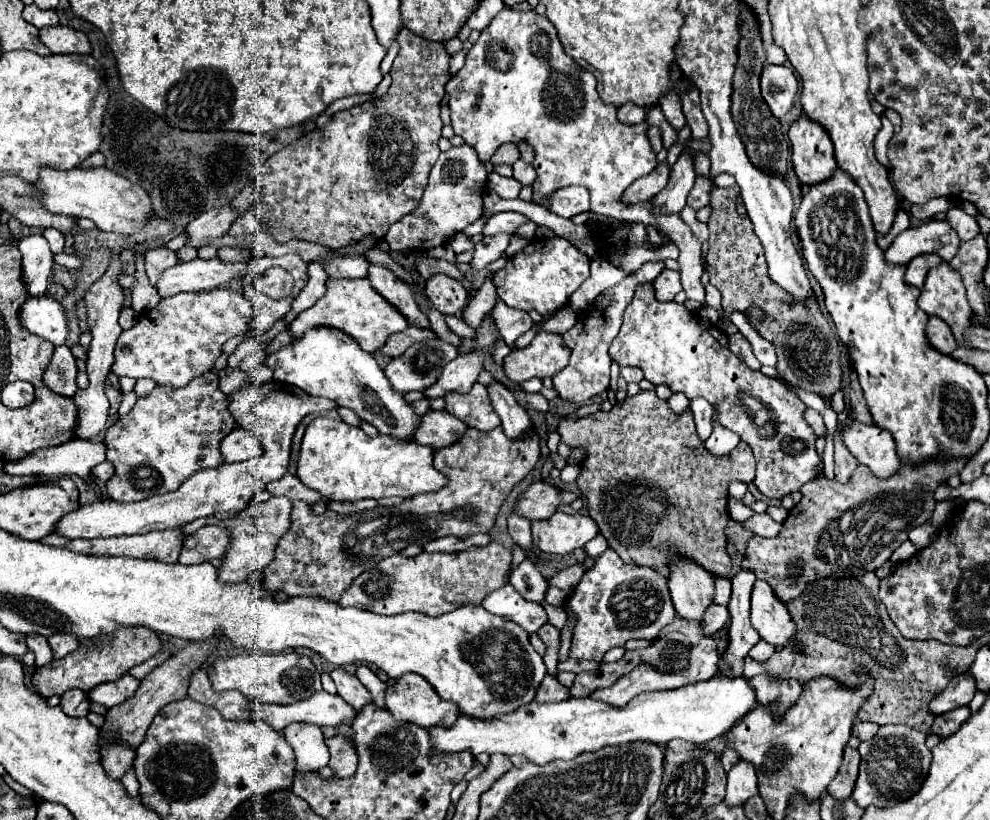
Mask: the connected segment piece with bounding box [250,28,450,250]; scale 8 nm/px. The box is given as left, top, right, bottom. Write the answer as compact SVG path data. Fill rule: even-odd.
M406 28L398 32L398 44L400 52L390 70L392 86L384 98L334 114L324 128L304 134L250 172L250 180L260 190L260 200L254 204L254 210L258 212L262 230L276 242L306 240L336 250L356 244L366 236L372 236L378 242L384 238L390 224L416 210L424 186L428 184L430 168L440 154L440 100L444 98L444 86L450 80L450 56L442 42L424 40Z

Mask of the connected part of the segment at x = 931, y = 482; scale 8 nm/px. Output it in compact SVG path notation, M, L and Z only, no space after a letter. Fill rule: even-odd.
M968 458L922 466L902 464L898 476L888 480L876 480L864 466L854 470L848 484L814 478L800 488L802 500L790 510L776 538L752 536L748 540L742 568L752 570L758 580L766 580L782 604L798 598L804 592L804 584L834 576L858 578L874 572L908 540L906 534L912 528L932 518L936 506L932 492L950 474L958 474L966 462Z

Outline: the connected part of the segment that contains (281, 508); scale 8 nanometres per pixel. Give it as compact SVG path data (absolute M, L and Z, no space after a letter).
M278 496L278 498L270 498L256 506L248 506L246 510L240 512L238 518L232 518L232 520L216 520L212 516L194 520L198 524L200 522L202 524L220 524L220 526L228 528L232 534L232 544L224 556L224 566L218 572L222 582L244 582L250 572L264 570L270 564L270 560L274 556L274 548L290 524L290 510L292 510L292 502L284 496Z

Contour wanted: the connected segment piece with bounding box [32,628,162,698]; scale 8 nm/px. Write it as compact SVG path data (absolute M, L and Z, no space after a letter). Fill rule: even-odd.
M118 628L112 634L112 644L98 646L98 648L80 646L76 652L68 654L64 660L52 660L50 664L36 668L36 672L32 676L32 686L44 698L50 698L54 694L62 696L70 688L80 688L80 690L88 692L98 684L118 680L132 666L142 664L144 660L152 658L160 650L160 646L162 644L160 644L160 638L156 636L156 632L152 632L148 628Z

